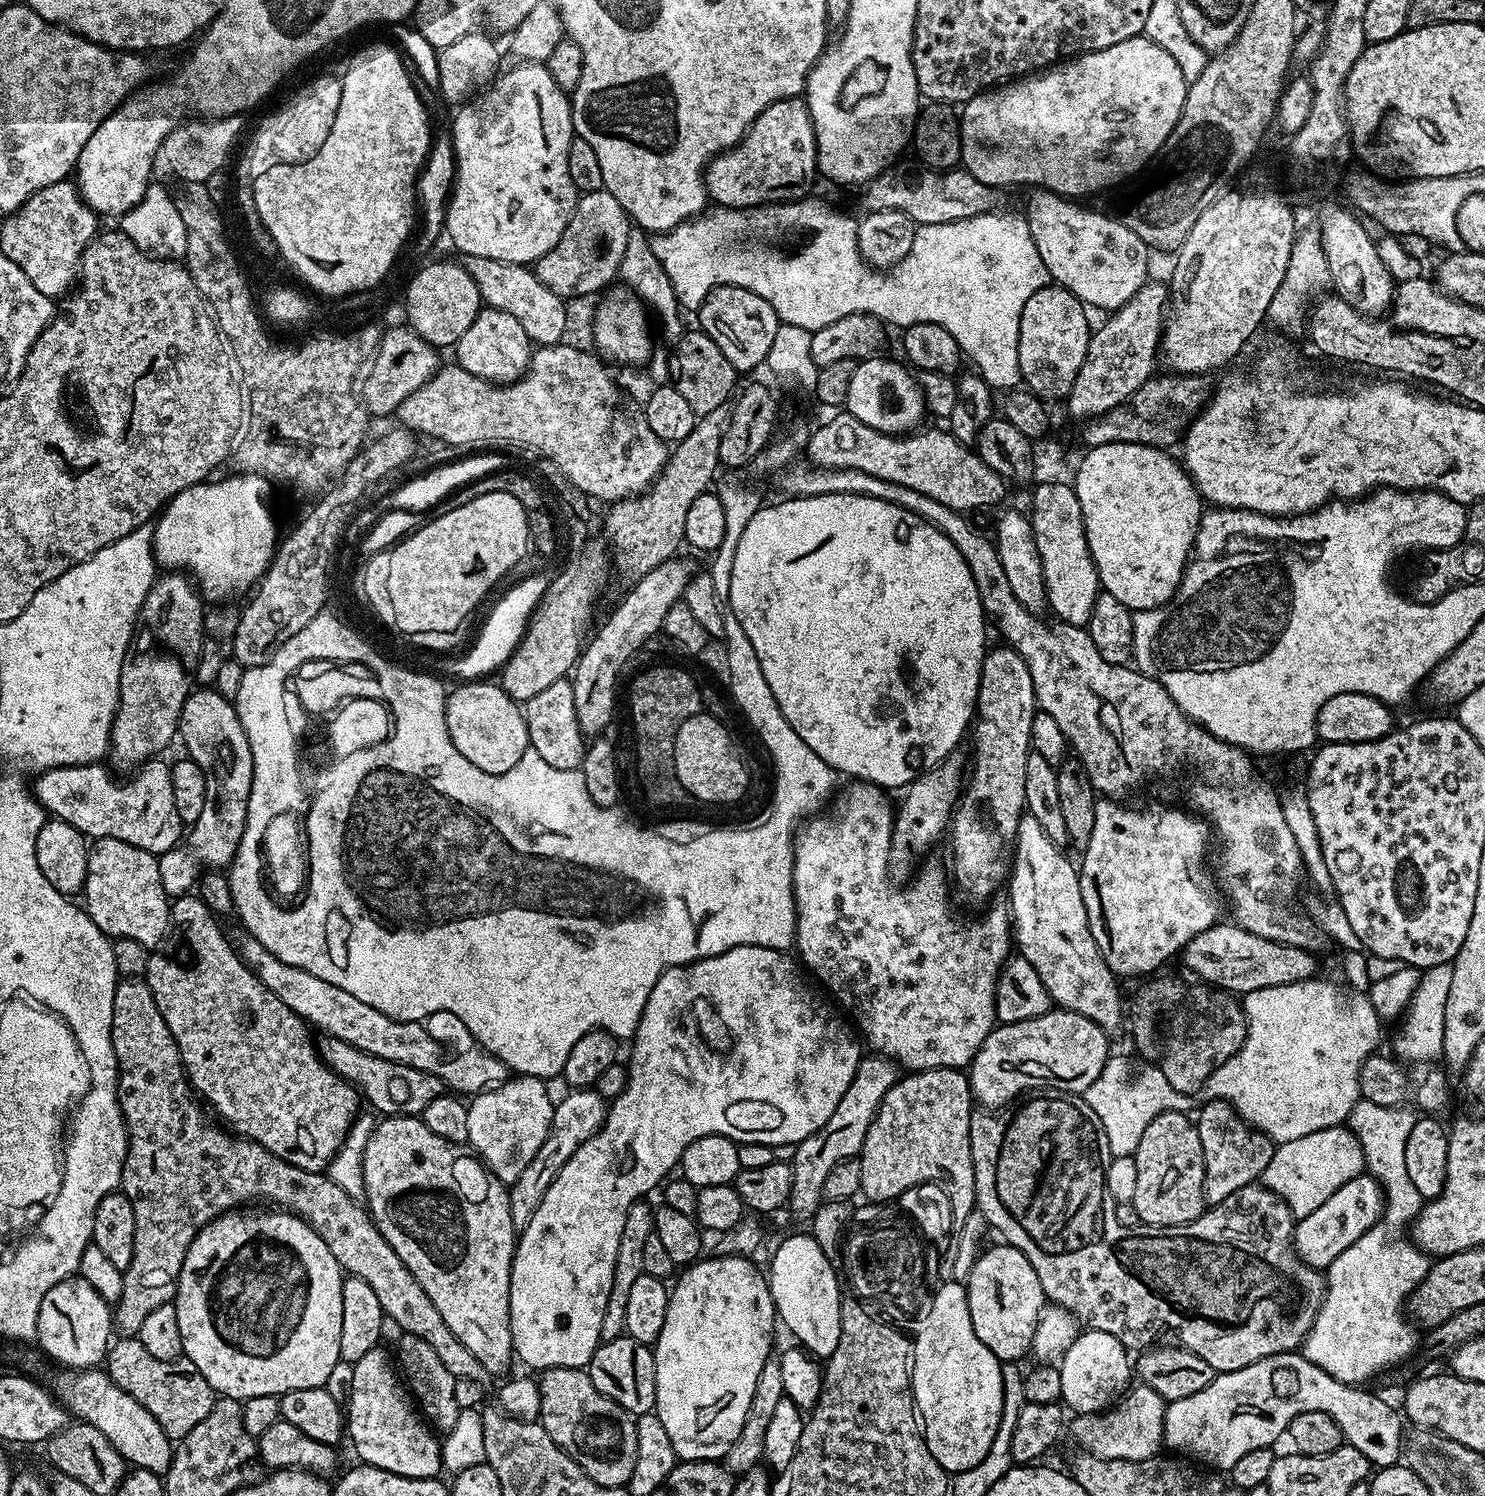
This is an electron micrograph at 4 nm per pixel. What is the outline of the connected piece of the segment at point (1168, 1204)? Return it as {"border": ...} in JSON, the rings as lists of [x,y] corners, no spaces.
{"border":[[[1164,1112],[1156,1118],[1143,1132],[1134,1155],[1138,1166],[1138,1183],[1134,1189],[1132,1205],[1138,1210],[1141,1225],[1165,1228],[1188,1224],[1196,1220],[1206,1211],[1204,1199],[1204,1155],[1202,1154],[1202,1138],[1198,1138],[1193,1117],[1188,1112]]]}

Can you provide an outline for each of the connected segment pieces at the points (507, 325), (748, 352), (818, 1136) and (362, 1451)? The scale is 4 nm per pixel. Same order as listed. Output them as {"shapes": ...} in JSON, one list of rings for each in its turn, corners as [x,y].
{"shapes":[[[[484,306],[474,322],[470,322],[466,334],[458,338],[454,346],[454,360],[478,378],[491,380],[493,384],[511,384],[528,371],[528,361],[531,360],[533,351],[534,345],[526,330],[522,330],[522,322],[518,322],[518,318],[506,314],[506,310]]],[[[729,284],[712,288],[710,294],[706,294],[706,298],[700,303],[698,315],[699,331],[714,338],[718,350],[722,350],[726,358],[730,358],[740,374],[758,367],[759,364],[761,367],[767,361],[770,345],[774,343],[774,334],[778,334],[778,326],[782,323],[774,306],[770,306],[766,298],[758,298],[758,294],[754,294],[754,290],[749,288]]],[[[868,1054],[861,1059],[858,1070],[854,1074],[854,1082],[850,1090],[842,1094],[842,1102],[838,1102],[838,1110],[830,1114],[830,1122],[819,1128],[810,1138],[797,1145],[797,1153],[792,1162],[793,1186],[790,1190],[787,1207],[798,1219],[811,1221],[812,1215],[824,1200],[822,1182],[826,1182],[826,1174],[838,1166],[838,1162],[859,1157],[860,1148],[866,1138],[866,1130],[870,1130],[870,1122],[876,1116],[882,1098],[892,1089],[898,1079],[898,1065],[895,1060],[879,1054]]],[[[377,1346],[374,1350],[370,1350],[370,1354],[358,1358],[358,1362],[352,1365],[353,1392],[346,1403],[347,1439],[352,1439],[357,1454],[361,1456],[359,1459],[365,1465],[380,1467],[382,1470],[389,1471],[390,1474],[401,1474],[412,1479],[439,1477],[442,1472],[441,1441],[418,1411],[393,1357],[389,1353],[388,1356],[383,1352],[383,1347]]]]}

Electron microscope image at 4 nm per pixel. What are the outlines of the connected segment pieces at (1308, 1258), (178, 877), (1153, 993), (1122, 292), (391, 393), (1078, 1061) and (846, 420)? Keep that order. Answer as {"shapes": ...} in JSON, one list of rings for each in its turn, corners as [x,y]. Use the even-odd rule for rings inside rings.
{"shapes":[[[[1361,1174],[1354,1177],[1346,1186],[1334,1190],[1314,1214],[1306,1214],[1295,1221],[1292,1230],[1292,1246],[1296,1249],[1298,1258],[1306,1262],[1314,1269],[1327,1270],[1346,1250],[1346,1246],[1354,1246],[1366,1230],[1370,1230],[1383,1217],[1384,1214],[1384,1190],[1380,1186],[1379,1180],[1374,1176]]],[[[212,686],[197,687],[184,703],[184,709],[180,715],[179,739],[184,739],[184,748],[187,759],[193,760],[202,770],[206,778],[206,798],[202,806],[202,814],[198,814],[198,822],[190,826],[186,843],[183,846],[171,848],[169,852],[159,857],[160,877],[162,886],[169,897],[175,898],[193,891],[194,885],[199,881],[204,870],[224,870],[235,861],[236,851],[242,842],[242,834],[246,830],[246,818],[248,817],[248,803],[250,802],[250,790],[254,778],[254,762],[250,742],[246,738],[246,730],[242,730],[242,722],[236,713],[233,701],[227,700],[221,692]]],[[[1156,974],[1151,978],[1145,979],[1144,984],[1136,993],[1132,996],[1132,1004],[1130,1000],[1130,1024],[1132,1020],[1132,1036],[1136,1039],[1136,1048],[1145,1057],[1143,1058],[1148,1062],[1155,1062],[1159,1065],[1161,1074],[1164,1075],[1164,1080],[1173,1087],[1176,1092],[1181,1092],[1187,1096],[1192,1096],[1193,1094],[1199,1093],[1203,1089],[1204,1085],[1208,1083],[1208,1080],[1216,1070],[1231,1056],[1238,1054],[1238,1050],[1242,1045],[1244,1045],[1244,1039],[1248,1036],[1248,1019],[1244,1013],[1244,1005],[1233,993],[1228,992],[1224,988],[1213,988],[1210,984],[1205,984],[1203,982],[1191,982],[1192,984],[1187,984],[1184,980],[1179,980],[1176,976],[1160,976],[1164,974]]],[[[1047,190],[1037,191],[1037,196],[1028,200],[1028,212],[1026,219],[1030,226],[1030,238],[1034,238],[1034,246],[1038,246],[1038,254],[1042,262],[1046,262],[1046,270],[1049,277],[1060,287],[1070,290],[1089,309],[1108,308],[1115,310],[1121,308],[1138,290],[1146,283],[1149,283],[1148,276],[1148,255],[1150,249],[1134,230],[1122,226],[1107,211],[1095,212],[1092,208],[1083,208],[1083,203],[1075,199],[1062,196]]],[[[409,327],[390,328],[380,339],[380,348],[377,350],[373,364],[369,370],[366,387],[362,392],[362,404],[373,417],[391,417],[418,386],[430,382],[430,378],[442,367],[441,353],[430,342],[413,332]]],[[[1053,1010],[1038,1018],[1000,1024],[982,1042],[967,1073],[975,1103],[988,1110],[1000,1110],[1029,1090],[1083,1094],[1102,1073],[1110,1055],[1108,1040],[1109,1033],[1077,1012]]],[[[845,410],[836,415],[840,414],[809,435],[806,456],[815,467],[862,470],[862,474],[918,490],[918,494],[926,494],[961,514],[968,514],[971,508],[988,508],[1001,503],[1006,481],[986,466],[969,445],[955,440],[951,431],[941,427],[892,435],[871,429]]]]}

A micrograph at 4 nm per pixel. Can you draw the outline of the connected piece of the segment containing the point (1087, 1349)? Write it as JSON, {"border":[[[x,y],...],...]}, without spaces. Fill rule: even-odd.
{"border":[[[1085,1329],[1067,1348],[1059,1363],[1063,1403],[1075,1415],[1092,1415],[1109,1408],[1131,1385],[1132,1362],[1128,1350],[1112,1334]]]}

